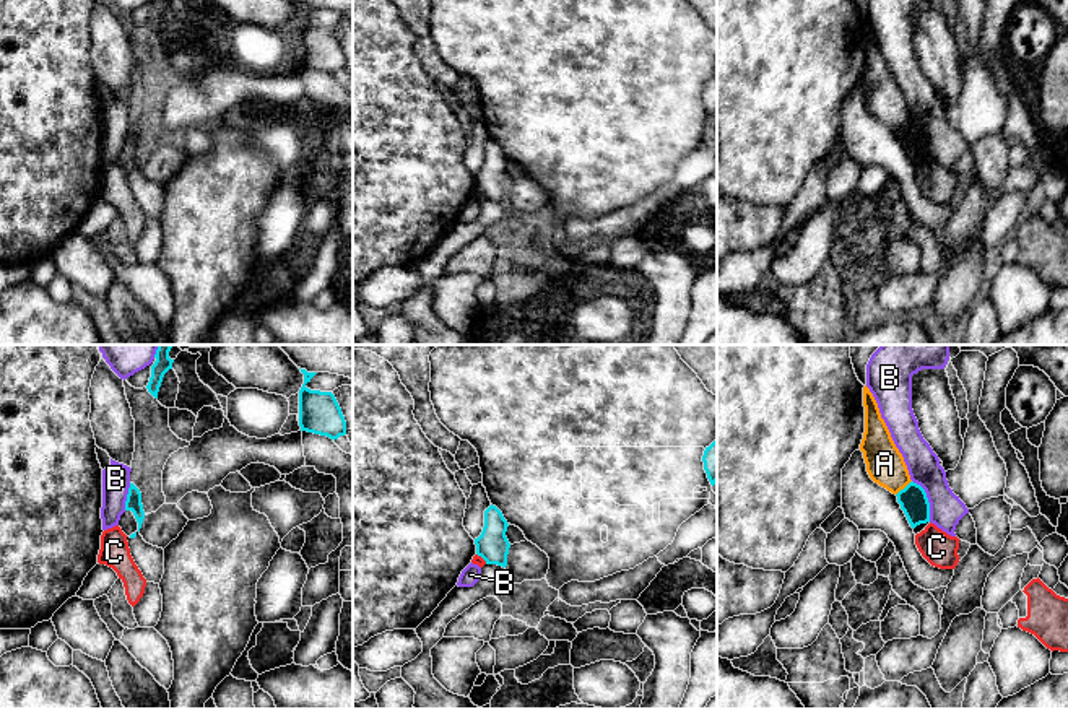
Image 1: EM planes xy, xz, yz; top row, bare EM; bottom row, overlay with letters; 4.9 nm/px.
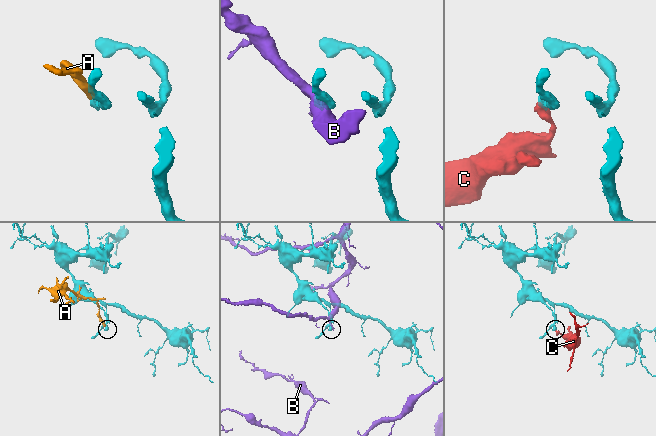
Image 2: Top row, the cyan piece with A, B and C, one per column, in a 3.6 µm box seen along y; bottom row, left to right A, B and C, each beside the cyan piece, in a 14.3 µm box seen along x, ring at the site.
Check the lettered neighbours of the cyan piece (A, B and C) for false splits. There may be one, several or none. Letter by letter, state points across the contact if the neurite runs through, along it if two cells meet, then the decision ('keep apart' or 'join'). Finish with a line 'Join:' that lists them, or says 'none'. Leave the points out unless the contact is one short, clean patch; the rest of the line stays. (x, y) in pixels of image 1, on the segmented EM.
A: border along yz (911, 480), (896, 495); keep apart
B: keep apart
C: border along xz (477, 553), (486, 563); keep apart
Join: none

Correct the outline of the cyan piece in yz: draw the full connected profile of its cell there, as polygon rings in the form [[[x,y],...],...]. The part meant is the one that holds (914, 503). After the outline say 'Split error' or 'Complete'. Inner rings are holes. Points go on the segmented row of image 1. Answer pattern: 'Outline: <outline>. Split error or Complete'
Outline: [[[910,481],[896,496],[912,528],[930,522],[930,502],[920,485]]]. Complete

